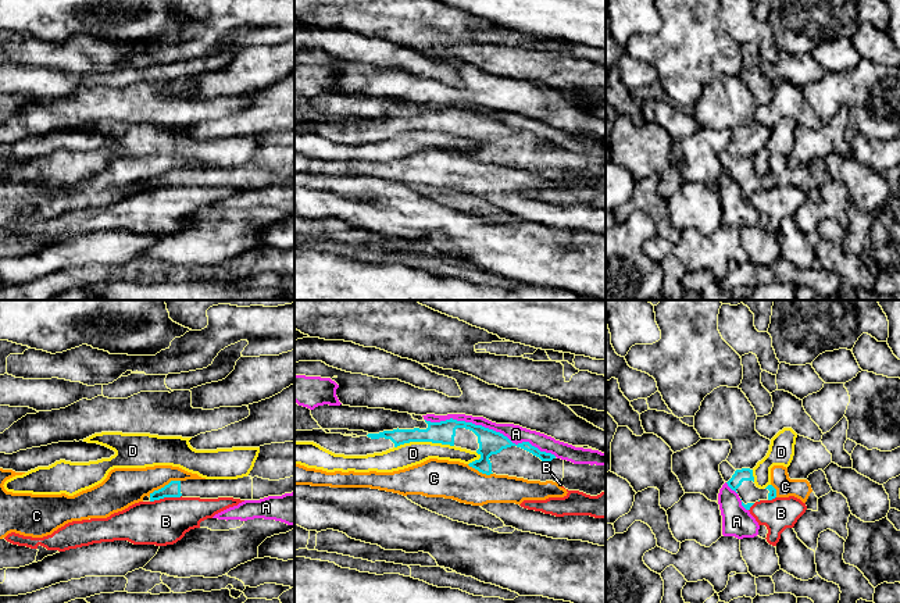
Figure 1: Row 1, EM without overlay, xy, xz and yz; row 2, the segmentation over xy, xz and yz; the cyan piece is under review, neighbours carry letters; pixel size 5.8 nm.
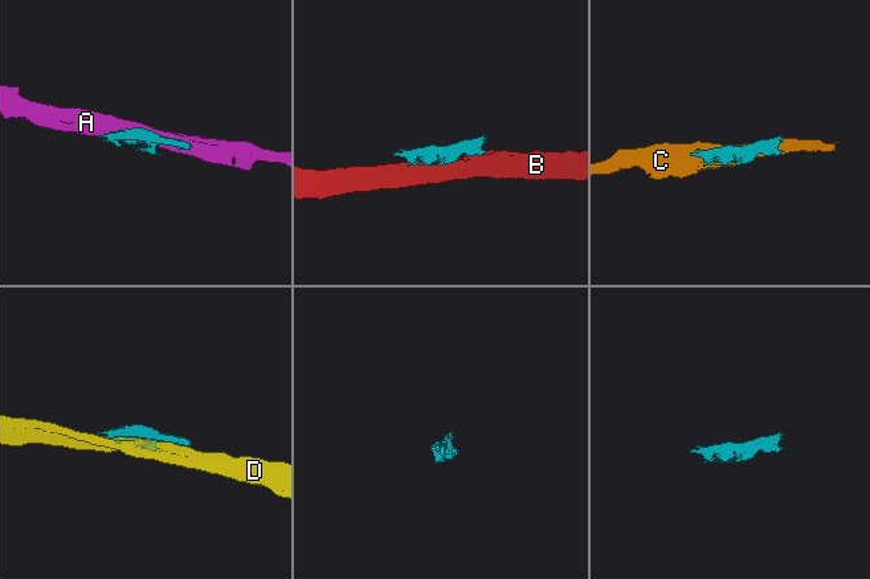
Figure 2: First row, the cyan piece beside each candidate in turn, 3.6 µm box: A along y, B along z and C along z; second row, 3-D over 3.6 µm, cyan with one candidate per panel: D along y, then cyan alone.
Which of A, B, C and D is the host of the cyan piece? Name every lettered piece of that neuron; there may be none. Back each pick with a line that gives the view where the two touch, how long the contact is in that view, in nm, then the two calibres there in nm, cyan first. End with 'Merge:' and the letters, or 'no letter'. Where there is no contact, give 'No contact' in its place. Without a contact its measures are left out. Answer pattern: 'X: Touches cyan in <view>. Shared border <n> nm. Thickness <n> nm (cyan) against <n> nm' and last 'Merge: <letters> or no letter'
Merge: no letter

